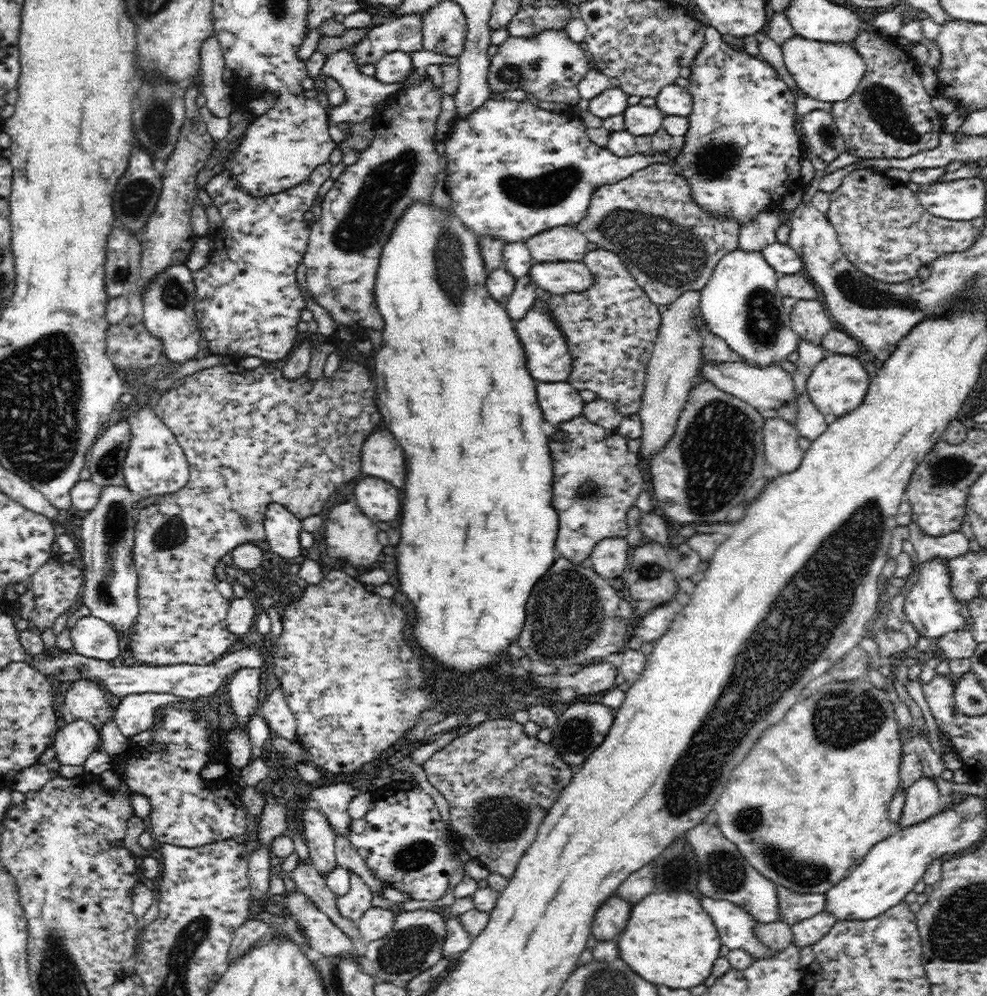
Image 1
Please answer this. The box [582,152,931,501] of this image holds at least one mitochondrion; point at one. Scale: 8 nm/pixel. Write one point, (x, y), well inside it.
(667, 252)

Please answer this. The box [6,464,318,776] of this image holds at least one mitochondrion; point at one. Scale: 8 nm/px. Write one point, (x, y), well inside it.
(115, 523)

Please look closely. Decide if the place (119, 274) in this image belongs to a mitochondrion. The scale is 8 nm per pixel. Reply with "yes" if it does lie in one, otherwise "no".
yes

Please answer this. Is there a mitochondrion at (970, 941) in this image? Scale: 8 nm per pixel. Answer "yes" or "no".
yes

